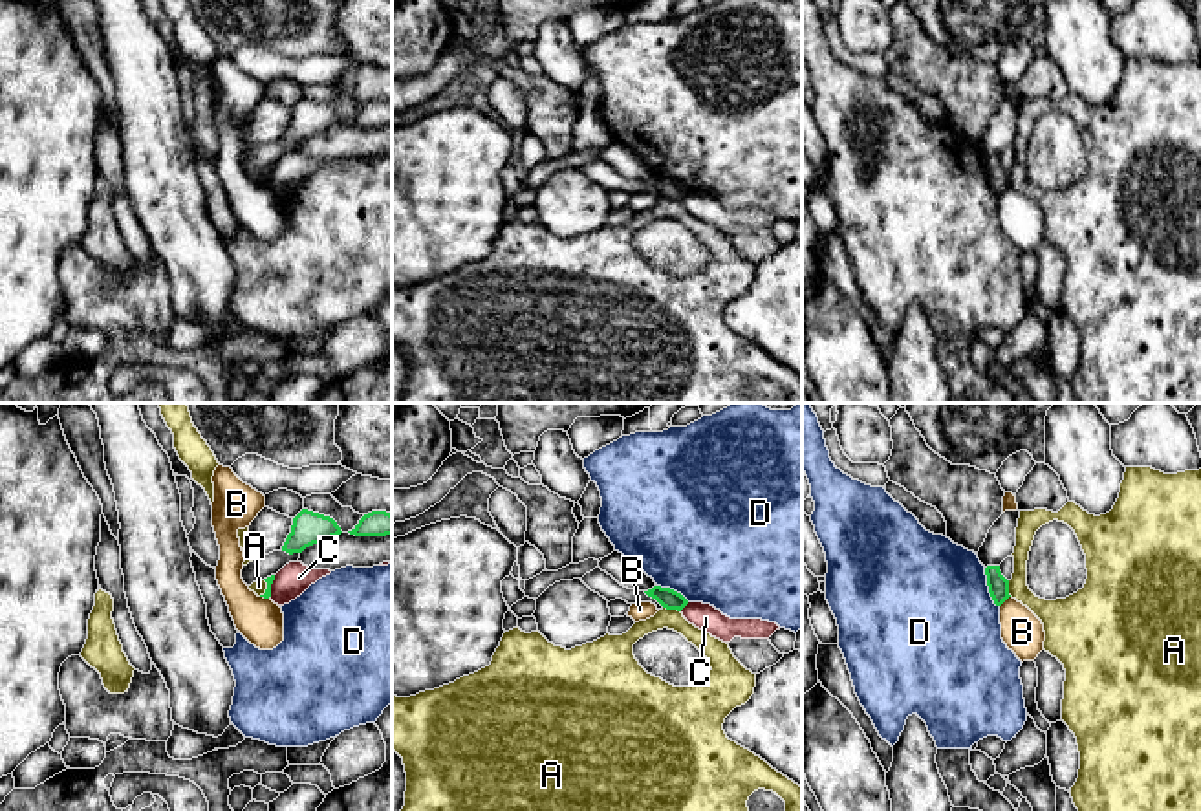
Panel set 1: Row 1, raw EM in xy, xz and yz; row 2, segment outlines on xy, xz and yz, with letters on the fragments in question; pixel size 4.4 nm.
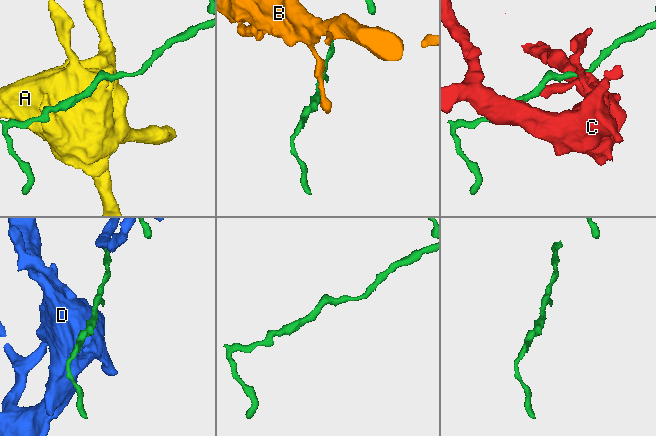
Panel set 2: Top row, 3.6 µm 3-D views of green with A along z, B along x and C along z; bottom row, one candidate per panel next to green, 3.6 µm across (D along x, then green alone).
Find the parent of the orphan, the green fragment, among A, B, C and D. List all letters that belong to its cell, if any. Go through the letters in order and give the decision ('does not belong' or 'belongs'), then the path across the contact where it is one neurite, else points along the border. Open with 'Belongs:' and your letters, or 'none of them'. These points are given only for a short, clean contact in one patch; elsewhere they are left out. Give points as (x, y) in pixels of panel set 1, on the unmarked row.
Belongs: none of them
A: does not belong; border along xz (663, 196), (680, 202)
B: does not belong; border along yz (1009, 185), (1000, 196)
C: does not belong
D: does not belong

